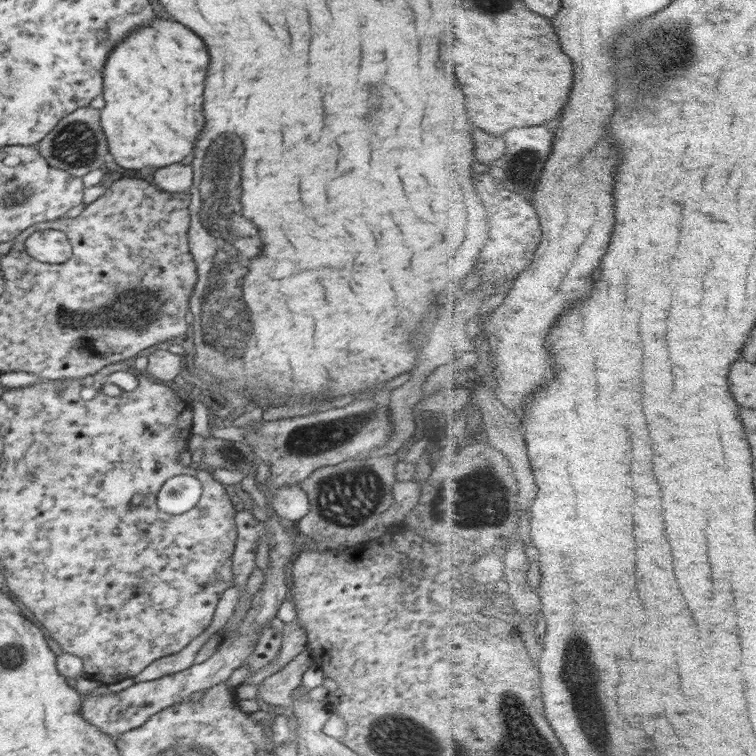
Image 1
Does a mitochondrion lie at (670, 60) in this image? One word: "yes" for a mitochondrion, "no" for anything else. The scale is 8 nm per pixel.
yes

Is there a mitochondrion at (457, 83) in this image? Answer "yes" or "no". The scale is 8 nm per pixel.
no

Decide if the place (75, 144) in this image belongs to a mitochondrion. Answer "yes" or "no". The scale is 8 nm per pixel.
yes

